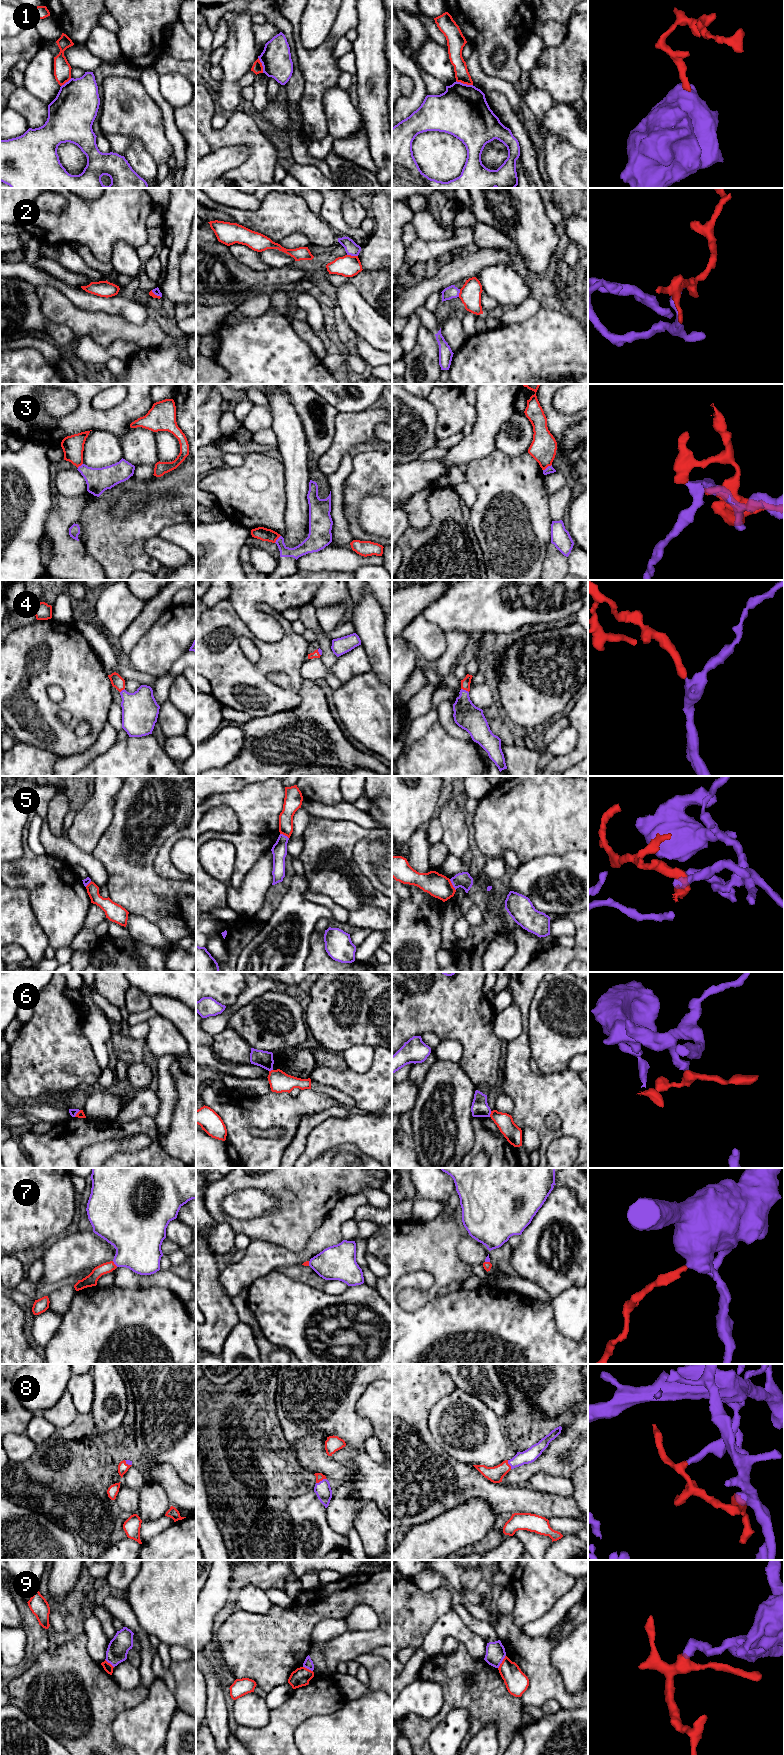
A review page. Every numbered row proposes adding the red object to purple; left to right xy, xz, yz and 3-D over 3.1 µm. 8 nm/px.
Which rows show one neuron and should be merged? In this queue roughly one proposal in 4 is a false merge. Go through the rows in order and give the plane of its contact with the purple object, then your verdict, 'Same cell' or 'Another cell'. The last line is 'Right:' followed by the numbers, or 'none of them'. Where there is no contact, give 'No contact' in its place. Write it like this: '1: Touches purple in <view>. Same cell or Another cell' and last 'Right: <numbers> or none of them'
1: Touches purple in yz. Another cell
2: Touches purple in xz. Another cell
3: Touches purple in yz. Another cell
4: Touches purple in yz. Same cell
5: Touches purple in yz. Another cell
6: Touches purple in yz. Another cell
7: Touches purple in xy. Same cell
8: Touches purple in xz. Same cell
9: Touches purple in yz. Another cell
Right: 4, 7, 8

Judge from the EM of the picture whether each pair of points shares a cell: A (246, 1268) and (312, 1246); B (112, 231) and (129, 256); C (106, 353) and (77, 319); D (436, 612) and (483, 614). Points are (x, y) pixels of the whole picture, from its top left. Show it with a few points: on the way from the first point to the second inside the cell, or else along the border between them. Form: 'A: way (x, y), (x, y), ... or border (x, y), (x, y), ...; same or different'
A: way (263, 1258), (296, 1258); same
B: border (136, 246), (117, 241), (113, 245), (110, 261); different
C: border (77, 338), (90, 336), (103, 346), (122, 340); different
D: way (448, 612), (471, 612); same

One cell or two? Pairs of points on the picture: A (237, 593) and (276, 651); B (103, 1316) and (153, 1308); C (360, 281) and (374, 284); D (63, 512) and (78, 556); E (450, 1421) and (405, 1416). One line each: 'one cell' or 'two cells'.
A: two cells
B: one cell
C: one cell
D: one cell
E: two cells

